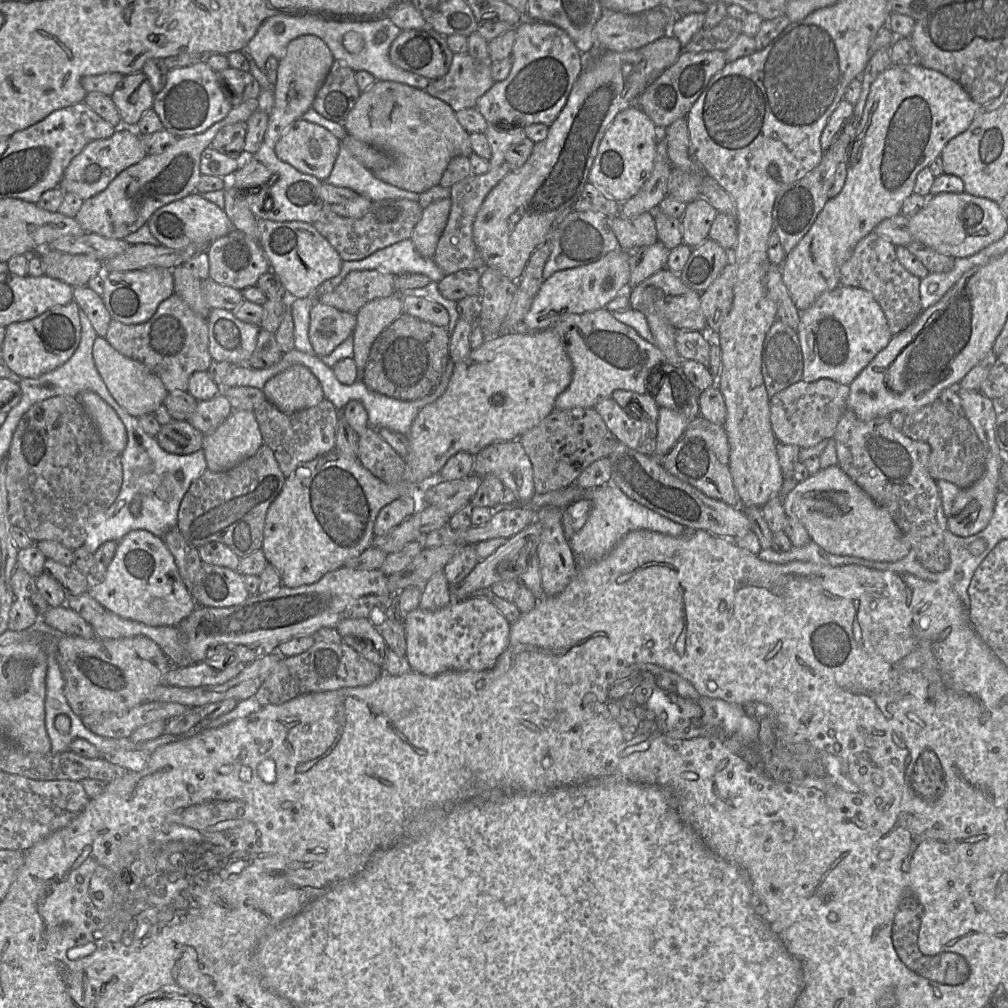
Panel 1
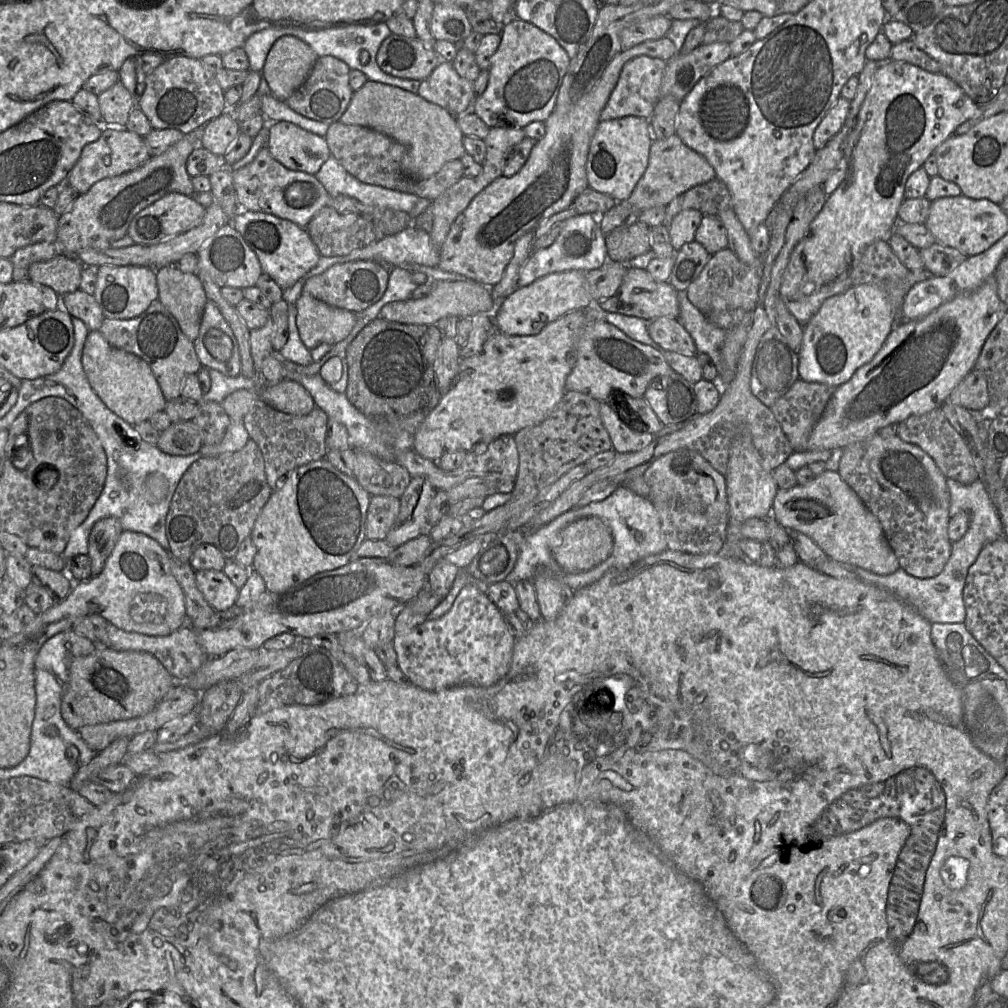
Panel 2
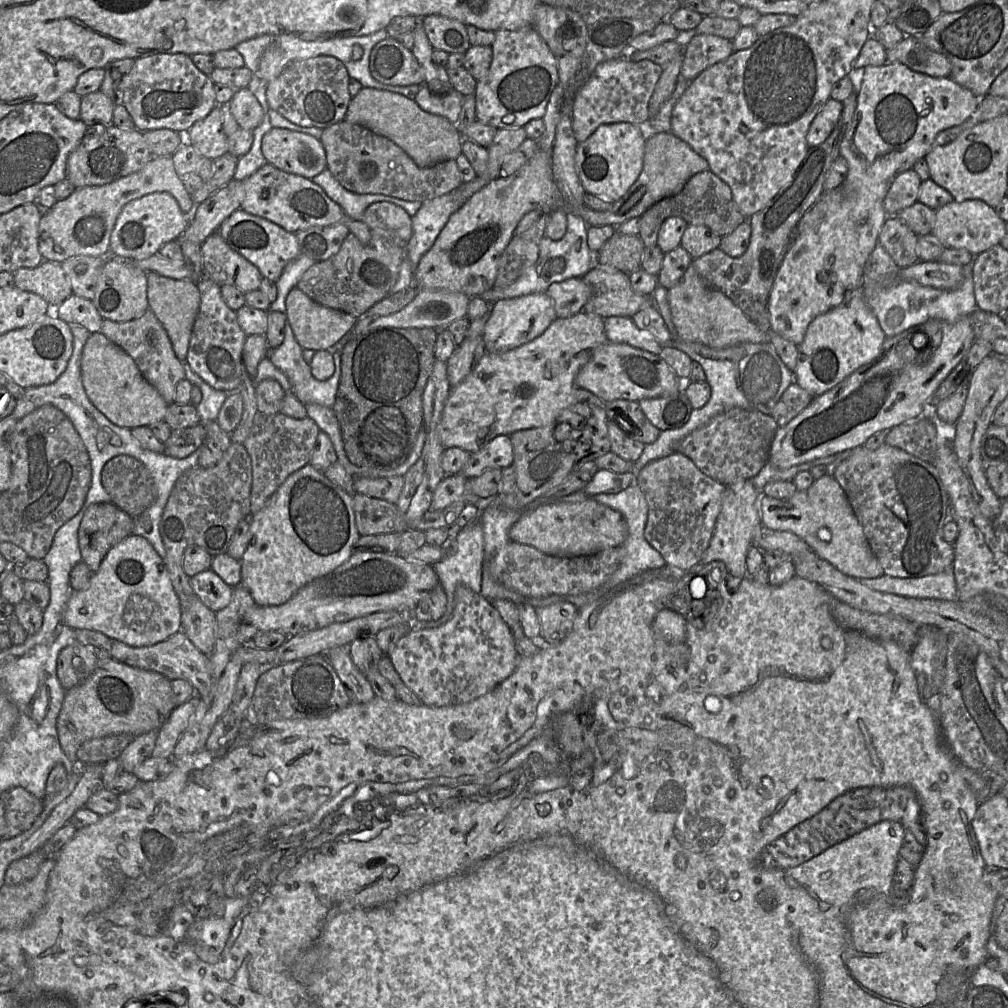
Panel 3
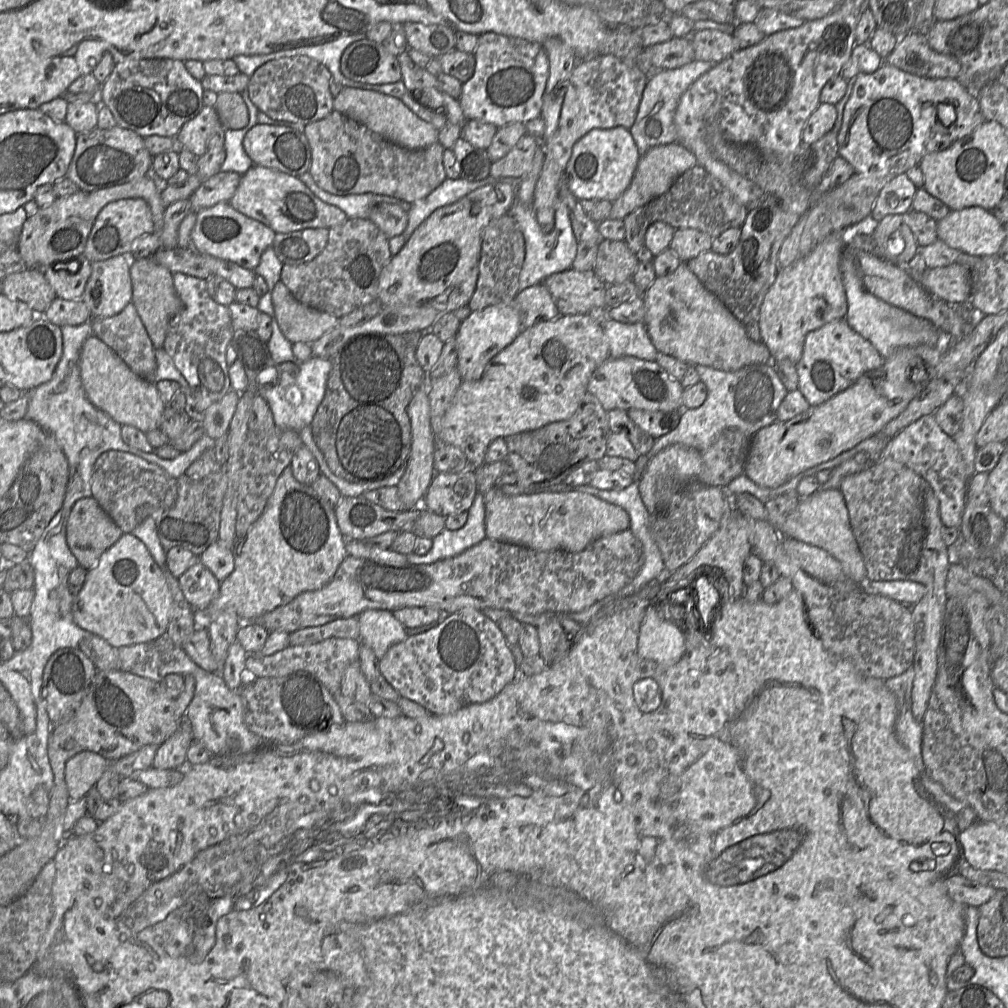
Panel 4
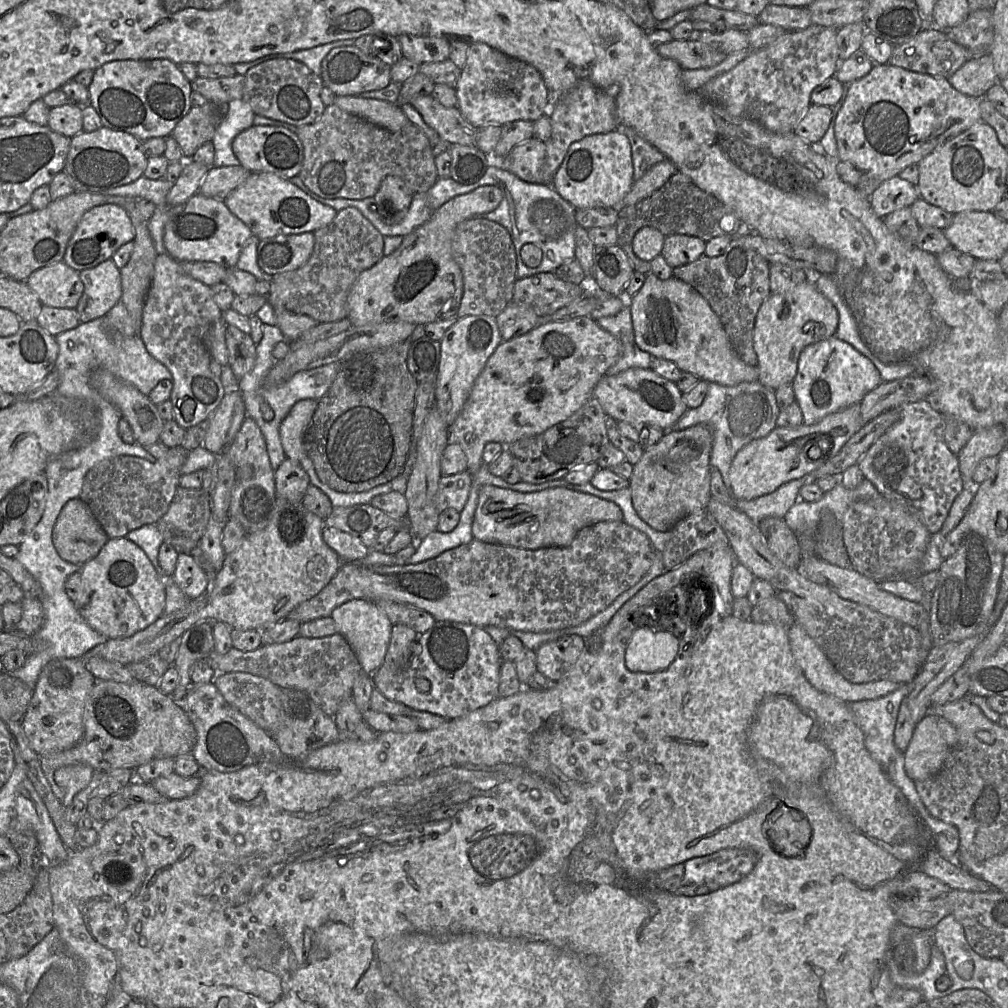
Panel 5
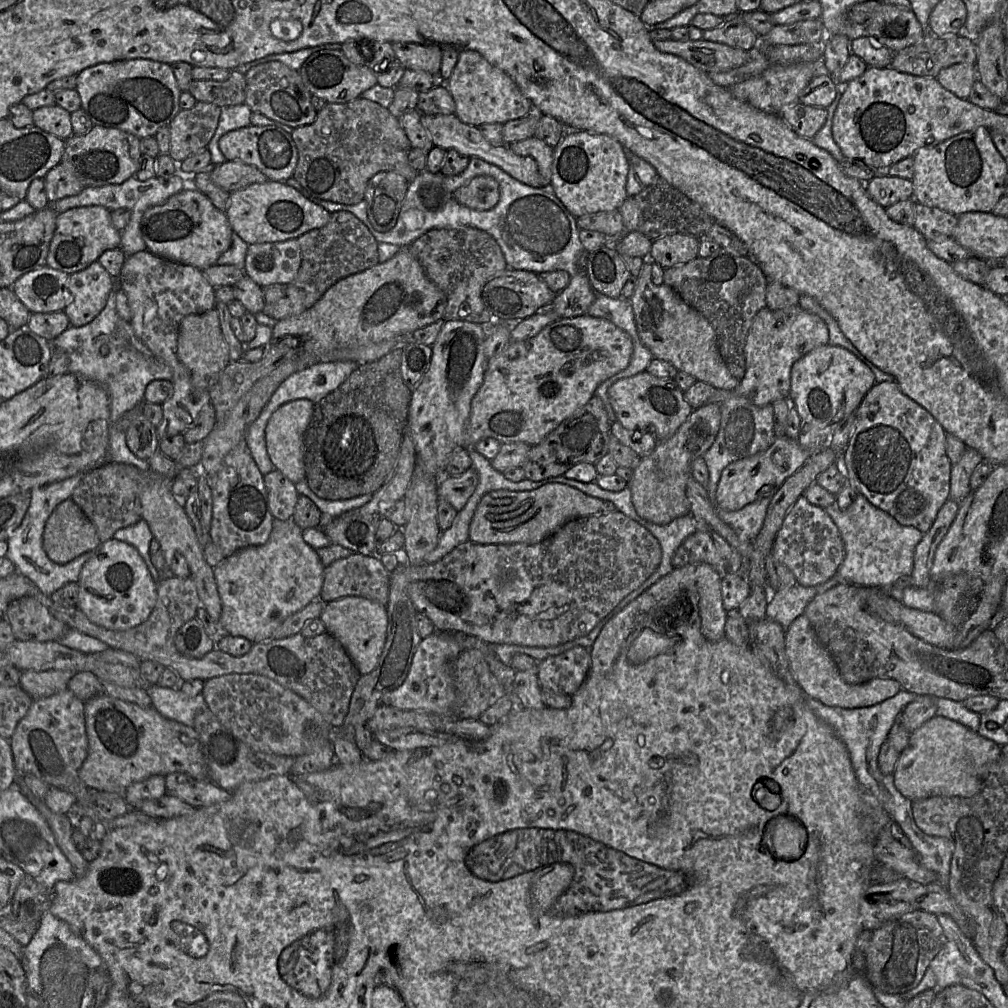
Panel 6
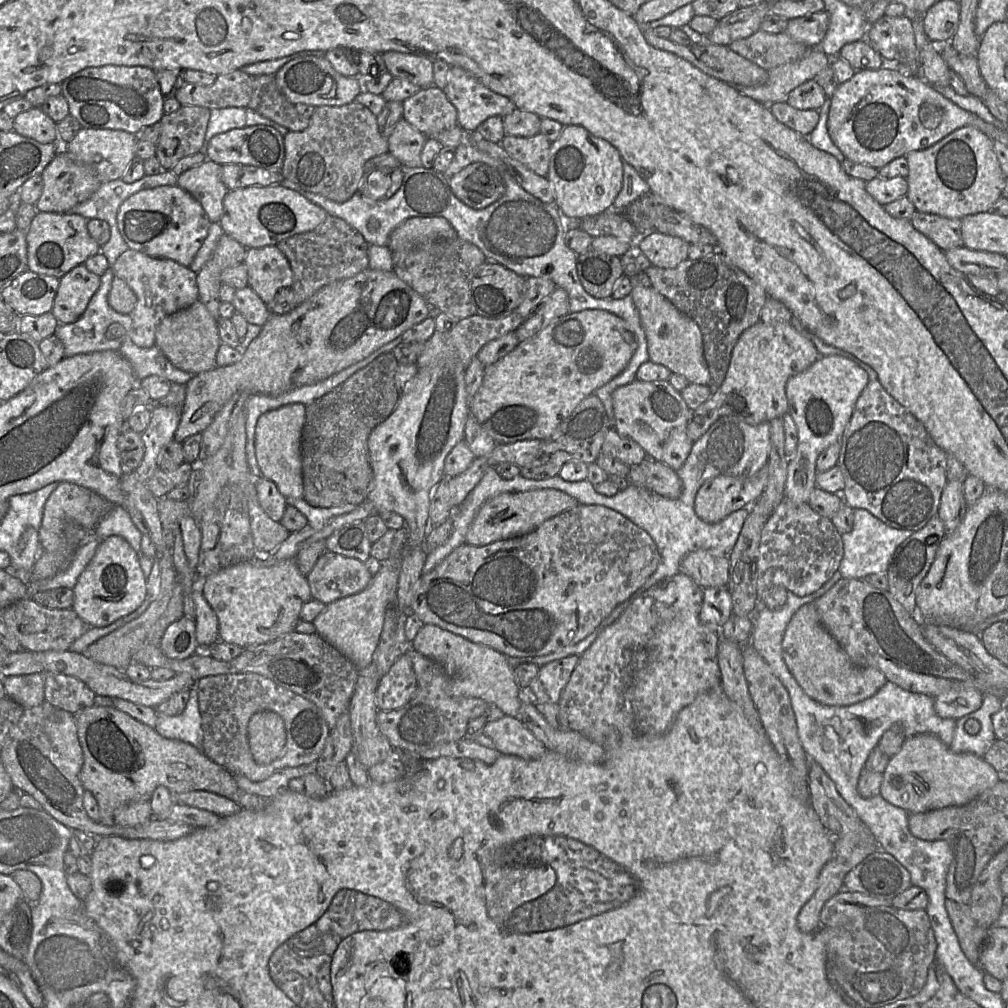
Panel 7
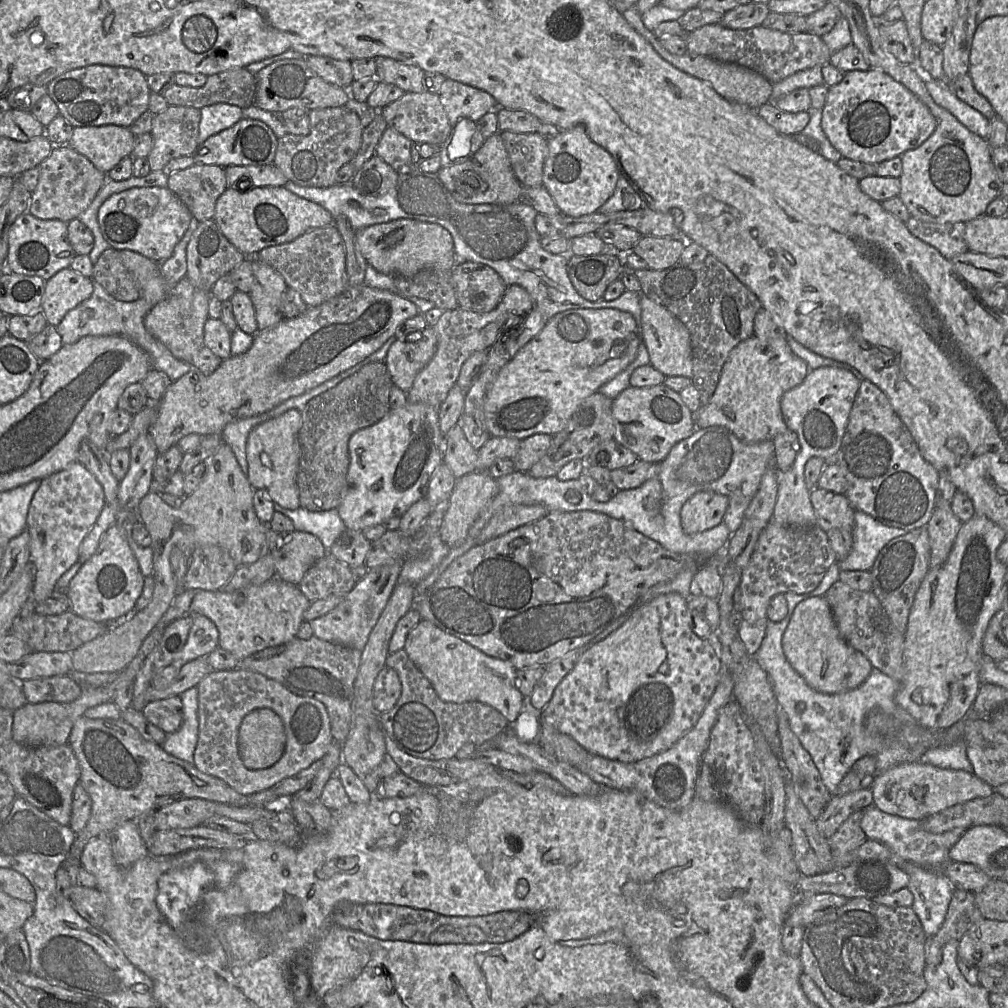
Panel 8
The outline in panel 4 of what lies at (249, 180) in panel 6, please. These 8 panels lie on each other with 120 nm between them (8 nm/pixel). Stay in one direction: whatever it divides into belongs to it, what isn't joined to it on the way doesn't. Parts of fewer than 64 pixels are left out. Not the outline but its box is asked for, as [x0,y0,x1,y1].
[190,171,242,212]

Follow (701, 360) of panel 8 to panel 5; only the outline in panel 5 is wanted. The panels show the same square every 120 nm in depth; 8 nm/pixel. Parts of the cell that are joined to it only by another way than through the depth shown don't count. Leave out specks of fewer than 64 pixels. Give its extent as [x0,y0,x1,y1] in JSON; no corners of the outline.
[673,237,770,366]

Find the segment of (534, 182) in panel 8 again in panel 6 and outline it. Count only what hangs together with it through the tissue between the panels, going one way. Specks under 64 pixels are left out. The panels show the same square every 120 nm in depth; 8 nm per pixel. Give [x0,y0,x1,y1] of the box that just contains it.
[506,136,554,188]

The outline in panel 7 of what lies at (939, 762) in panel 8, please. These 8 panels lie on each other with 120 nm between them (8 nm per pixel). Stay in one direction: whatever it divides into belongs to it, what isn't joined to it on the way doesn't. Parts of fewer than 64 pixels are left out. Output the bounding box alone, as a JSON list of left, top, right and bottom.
[949,694,1001,756]

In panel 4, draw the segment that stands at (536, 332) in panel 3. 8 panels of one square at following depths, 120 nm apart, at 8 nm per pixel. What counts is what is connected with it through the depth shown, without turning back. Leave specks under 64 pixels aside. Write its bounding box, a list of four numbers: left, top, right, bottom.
[454,303,521,380]

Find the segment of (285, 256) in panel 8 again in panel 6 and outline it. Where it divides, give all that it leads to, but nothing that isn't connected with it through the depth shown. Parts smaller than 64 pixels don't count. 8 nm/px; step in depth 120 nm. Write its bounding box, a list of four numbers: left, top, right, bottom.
[262,211,378,320]

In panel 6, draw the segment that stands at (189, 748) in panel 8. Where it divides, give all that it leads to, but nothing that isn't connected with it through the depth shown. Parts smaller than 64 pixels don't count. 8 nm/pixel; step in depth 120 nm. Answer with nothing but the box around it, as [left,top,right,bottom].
[147,684,206,727]

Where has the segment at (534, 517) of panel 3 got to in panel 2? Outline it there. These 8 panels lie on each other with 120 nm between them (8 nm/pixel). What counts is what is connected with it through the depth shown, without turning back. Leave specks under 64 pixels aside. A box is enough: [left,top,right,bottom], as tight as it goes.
[552,519,614,573]

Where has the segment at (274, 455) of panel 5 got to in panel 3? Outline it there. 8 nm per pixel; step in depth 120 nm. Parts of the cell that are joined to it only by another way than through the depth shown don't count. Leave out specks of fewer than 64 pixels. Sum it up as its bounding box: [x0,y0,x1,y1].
[269,320,340,407]

